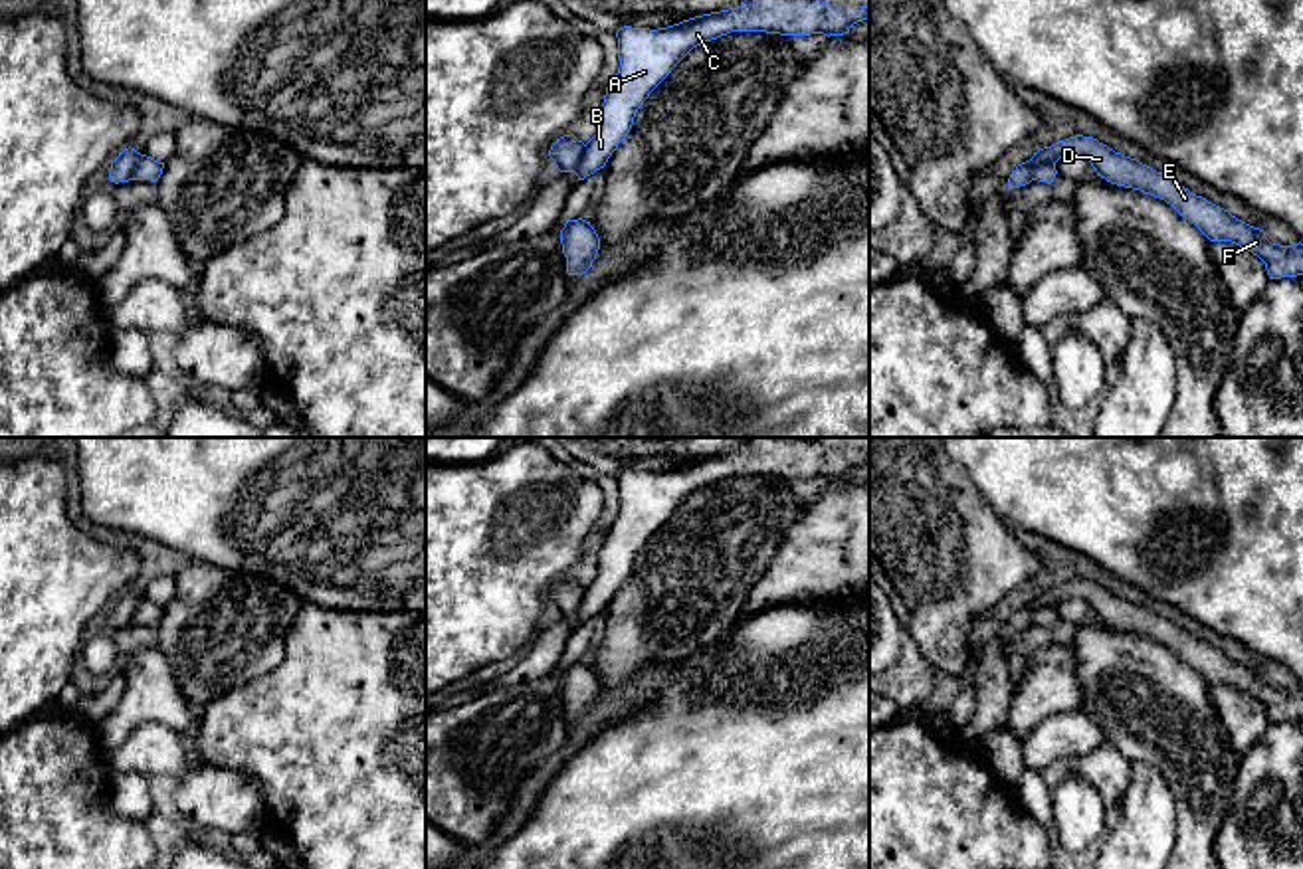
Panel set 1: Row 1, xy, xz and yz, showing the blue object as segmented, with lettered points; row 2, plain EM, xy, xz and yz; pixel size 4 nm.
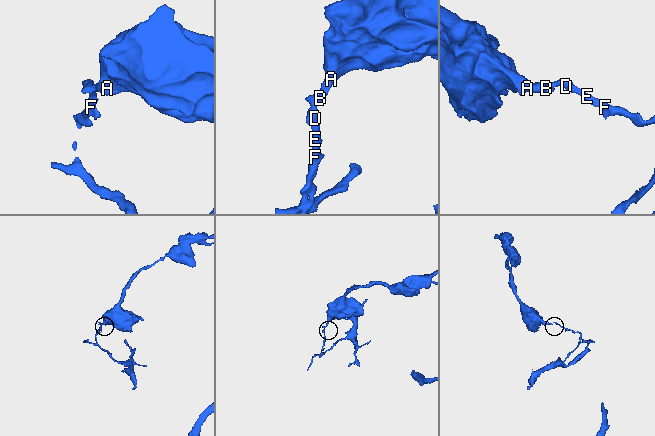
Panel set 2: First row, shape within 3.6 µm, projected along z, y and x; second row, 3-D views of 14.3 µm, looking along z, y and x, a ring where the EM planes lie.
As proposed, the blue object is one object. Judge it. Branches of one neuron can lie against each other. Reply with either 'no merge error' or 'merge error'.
merge error

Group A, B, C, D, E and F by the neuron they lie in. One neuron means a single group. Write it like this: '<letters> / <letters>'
A B C / D E F

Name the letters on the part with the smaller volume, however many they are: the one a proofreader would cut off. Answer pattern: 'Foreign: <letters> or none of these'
Foreign: D, E, F

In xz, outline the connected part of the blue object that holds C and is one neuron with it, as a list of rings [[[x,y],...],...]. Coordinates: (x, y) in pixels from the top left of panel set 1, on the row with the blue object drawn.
[[[745,0],[737,8],[695,16],[667,28],[620,28],[616,32],[620,67],[606,87],[598,131],[584,145],[574,174],[584,180],[606,166],[628,137],[638,109],[693,48],[731,32],[844,36],[867,18],[869,6],[859,4]]]

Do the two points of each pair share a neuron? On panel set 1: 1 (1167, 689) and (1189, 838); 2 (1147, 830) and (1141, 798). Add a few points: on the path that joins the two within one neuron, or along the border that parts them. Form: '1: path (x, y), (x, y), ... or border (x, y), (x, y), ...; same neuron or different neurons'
1: path (1173, 727), (1191, 747), (1191, 800); same neuron
2: path (1147, 822), (1147, 806); same neuron

